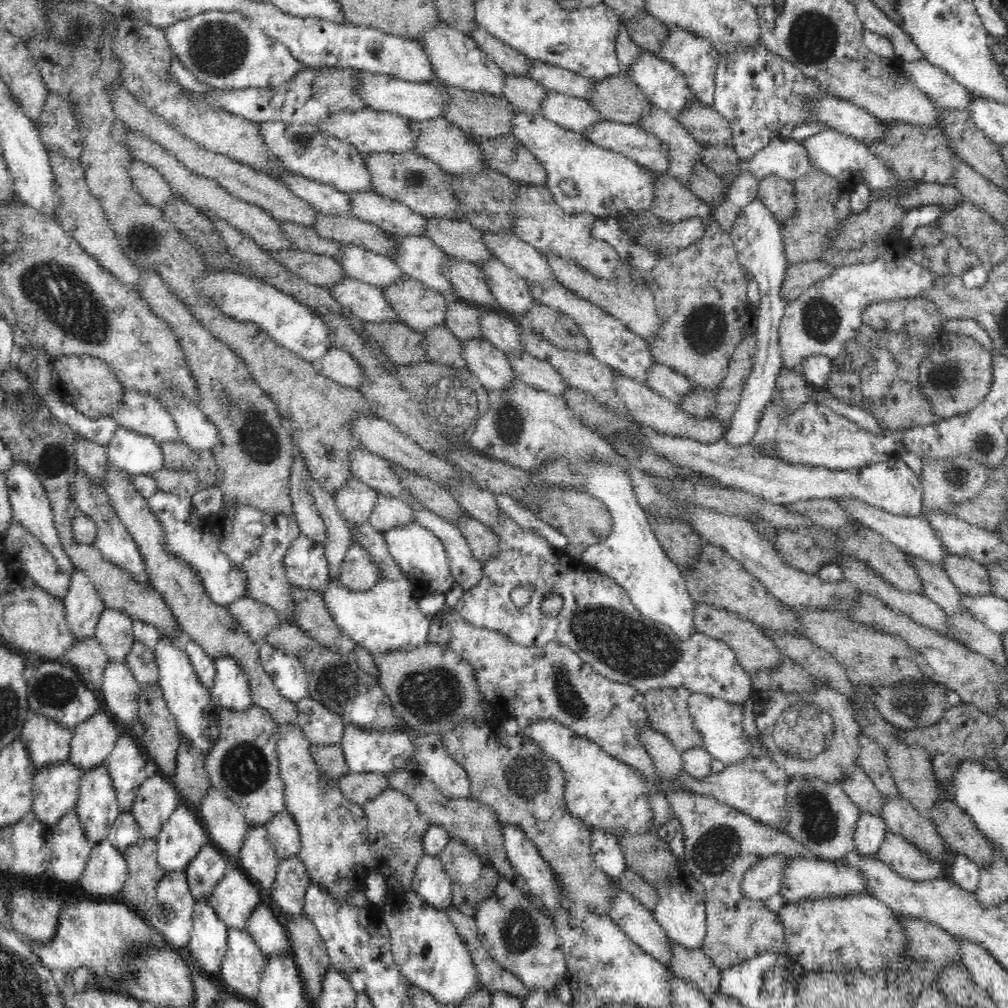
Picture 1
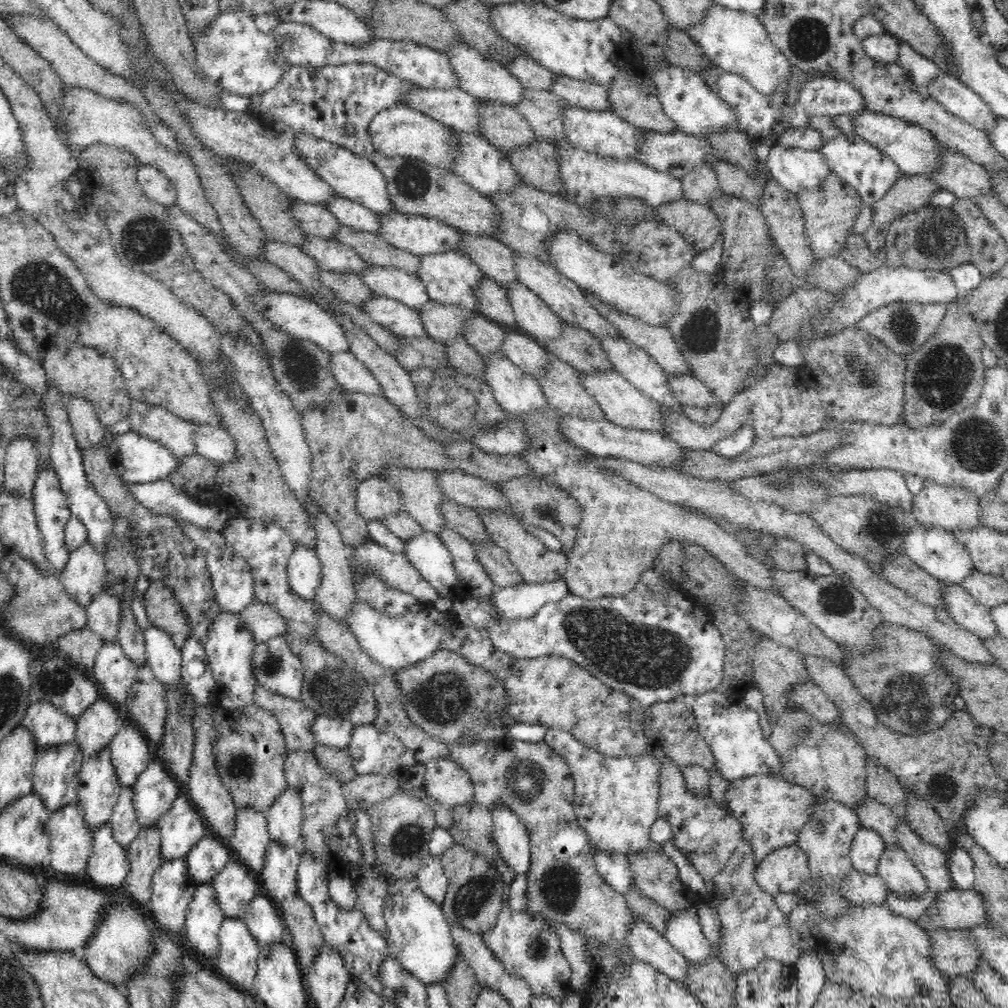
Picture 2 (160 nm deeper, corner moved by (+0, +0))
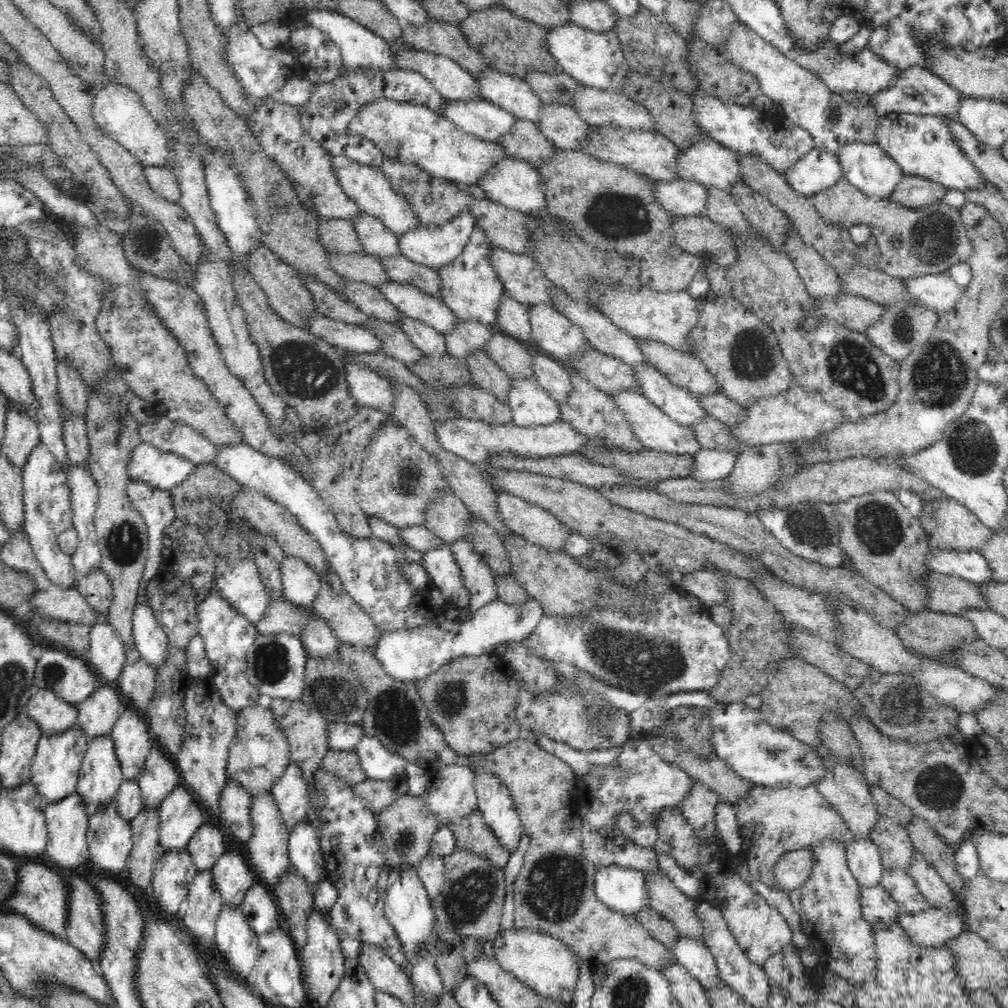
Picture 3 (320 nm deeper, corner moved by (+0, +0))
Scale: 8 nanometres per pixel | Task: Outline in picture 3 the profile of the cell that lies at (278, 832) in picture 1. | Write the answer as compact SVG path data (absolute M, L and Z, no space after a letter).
M290 761L284 774L271 788L272 796L278 805L280 821L288 832L307 818L309 808L308 784L301 768Z

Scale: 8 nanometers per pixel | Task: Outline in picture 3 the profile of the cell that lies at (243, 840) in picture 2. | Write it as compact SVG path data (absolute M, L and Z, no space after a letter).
M228 777L226 786L222 789L219 820L228 828L229 834L247 845L253 832L253 822L250 816L251 796L240 784Z

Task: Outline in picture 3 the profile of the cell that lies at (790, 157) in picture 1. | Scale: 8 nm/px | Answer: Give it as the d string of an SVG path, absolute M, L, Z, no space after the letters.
M814 148L784 176L795 192L810 198L841 182L844 174L836 154Z

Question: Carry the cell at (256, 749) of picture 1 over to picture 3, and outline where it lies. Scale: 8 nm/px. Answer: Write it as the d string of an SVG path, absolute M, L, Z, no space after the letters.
M254 704L254 706L240 710L236 718L236 736L234 736L234 741L229 751L229 758L227 759L227 775L230 779L240 784L242 788L246 789L250 796L270 791L274 781L277 781L284 774L284 769L291 761L287 736L281 724L274 718L274 713L272 713L270 706L263 708L259 704Z

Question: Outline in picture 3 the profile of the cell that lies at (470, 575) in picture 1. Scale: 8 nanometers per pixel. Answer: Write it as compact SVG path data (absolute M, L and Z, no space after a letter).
M456 540L450 547L460 565L464 585L470 593L468 610L476 613L480 608L499 598L496 578L481 555L473 549L470 541Z

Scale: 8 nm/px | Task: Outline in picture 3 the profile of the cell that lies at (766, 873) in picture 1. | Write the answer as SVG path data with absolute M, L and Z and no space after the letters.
M806 847L782 854L774 866L774 881L779 891L790 892L802 887L812 874L814 851Z

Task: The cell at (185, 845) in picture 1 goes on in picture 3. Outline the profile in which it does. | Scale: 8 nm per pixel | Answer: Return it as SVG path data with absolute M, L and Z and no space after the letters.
M182 783L178 784L161 802L158 812L160 819L159 841L166 851L186 849L202 823L208 822L208 814L202 811L202 807L196 803L196 798Z

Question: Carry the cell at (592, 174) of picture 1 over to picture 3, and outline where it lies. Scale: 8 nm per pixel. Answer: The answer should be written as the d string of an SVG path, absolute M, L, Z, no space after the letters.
M678 179L672 183L652 181L658 203L676 217L705 215L709 190L701 183Z

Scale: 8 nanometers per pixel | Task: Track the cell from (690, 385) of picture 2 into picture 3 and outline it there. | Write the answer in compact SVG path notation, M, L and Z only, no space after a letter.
M706 394L706 396L700 396L698 401L707 415L730 428L734 428L738 422L742 422L747 414L742 406L724 394Z

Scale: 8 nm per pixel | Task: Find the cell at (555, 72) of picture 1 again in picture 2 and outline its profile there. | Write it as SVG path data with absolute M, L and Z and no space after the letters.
M557 75L551 90L563 98L569 106L577 106L582 110L611 111L610 101L608 101L608 85Z

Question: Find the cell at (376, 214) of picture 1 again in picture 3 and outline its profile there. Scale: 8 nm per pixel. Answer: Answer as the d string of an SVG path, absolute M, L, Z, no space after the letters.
M462 210L456 218L445 222L442 225L420 225L406 234L398 236L398 245L400 245L400 254L404 255L411 262L416 262L423 266L428 266L438 271L443 267L449 266L456 261L459 254L465 249L470 235L473 233L475 217L470 210Z

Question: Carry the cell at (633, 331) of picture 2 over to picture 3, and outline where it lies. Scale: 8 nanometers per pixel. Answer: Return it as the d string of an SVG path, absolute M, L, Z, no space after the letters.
M636 338L636 341L642 347L647 362L666 375L676 386L688 389L697 398L706 394L722 394L716 379L698 357L680 352L663 342L639 338Z

